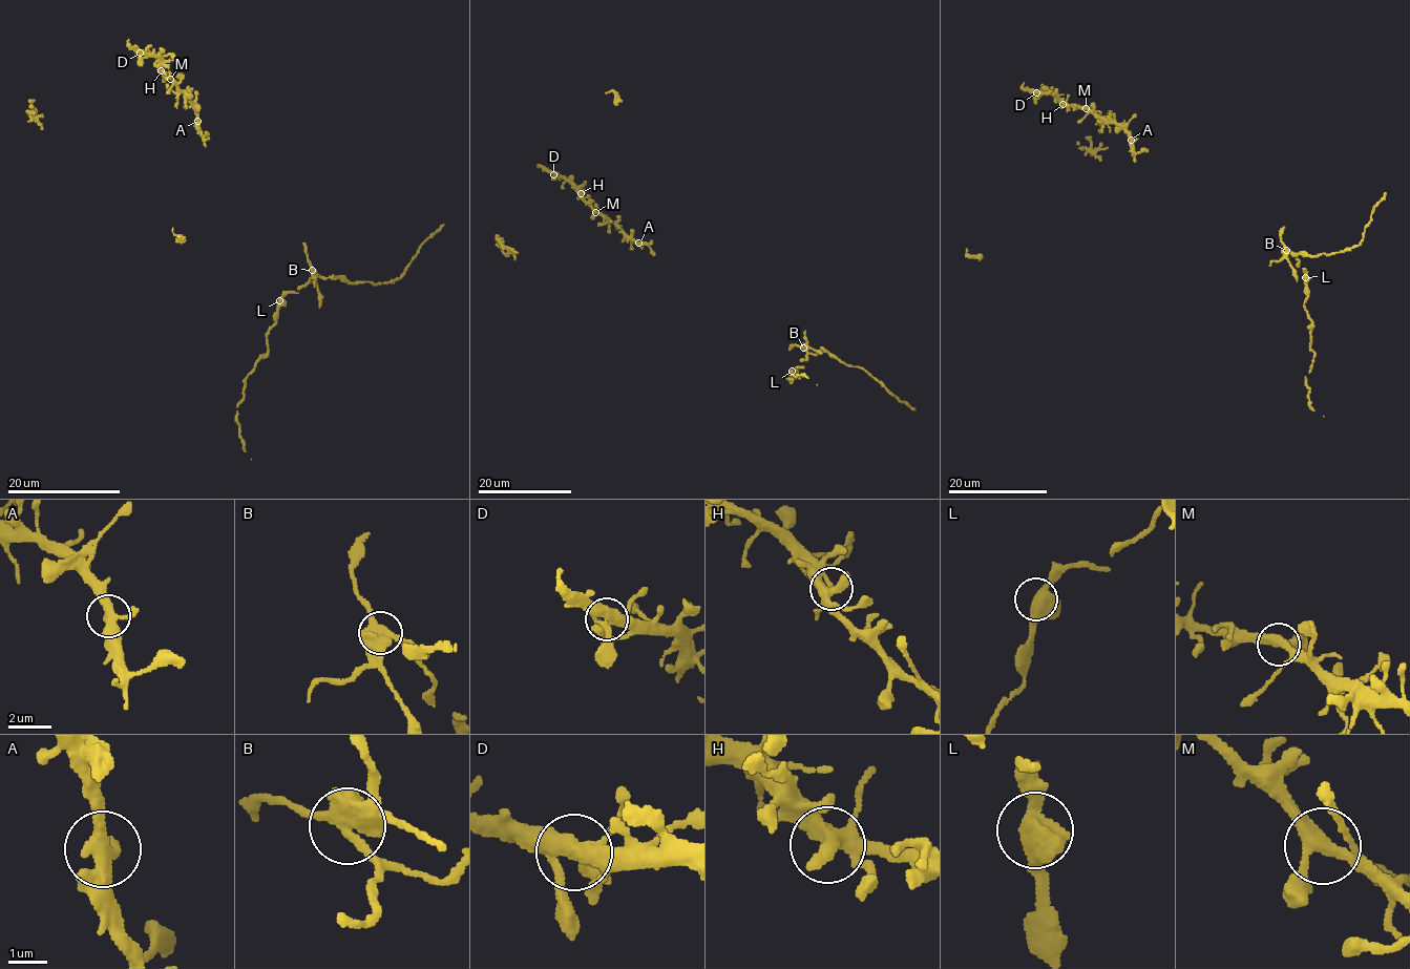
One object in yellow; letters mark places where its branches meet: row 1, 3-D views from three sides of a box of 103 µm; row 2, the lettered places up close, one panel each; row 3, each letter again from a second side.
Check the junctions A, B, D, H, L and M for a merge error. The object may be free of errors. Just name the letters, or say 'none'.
B

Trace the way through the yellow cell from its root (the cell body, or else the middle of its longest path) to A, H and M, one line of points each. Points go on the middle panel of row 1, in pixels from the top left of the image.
A: (654, 255), (649, 246), (638, 243)
H: (654, 255), (647, 245), (637, 241), (598, 213), (581, 193)
M: (654, 255), (647, 245), (637, 241), (595, 212)

